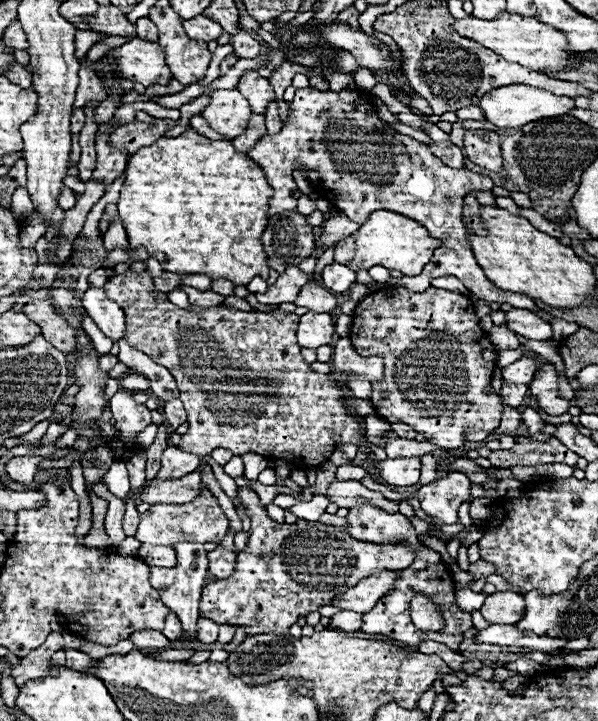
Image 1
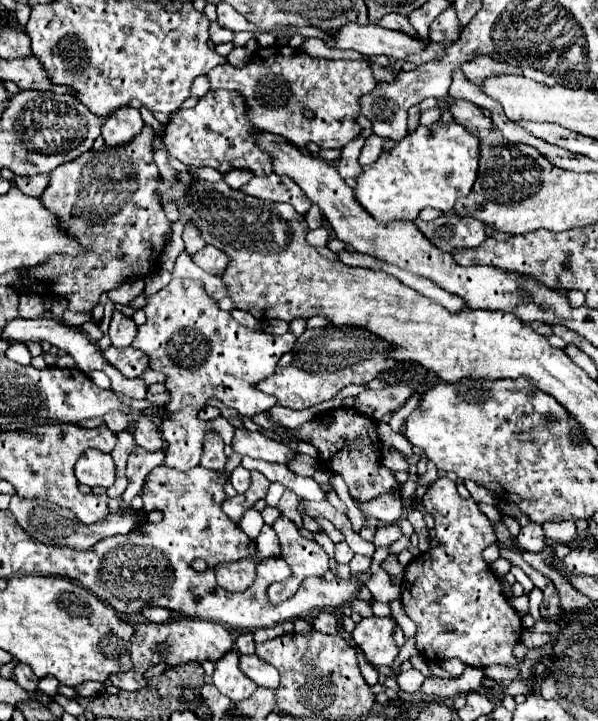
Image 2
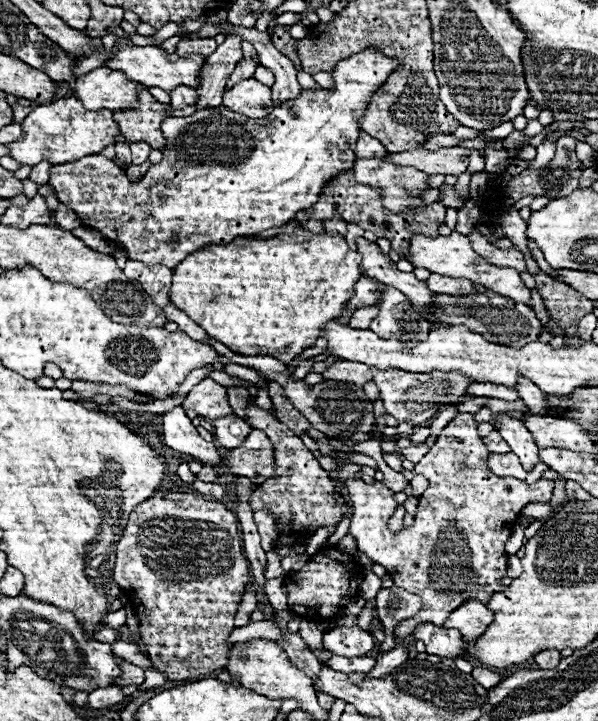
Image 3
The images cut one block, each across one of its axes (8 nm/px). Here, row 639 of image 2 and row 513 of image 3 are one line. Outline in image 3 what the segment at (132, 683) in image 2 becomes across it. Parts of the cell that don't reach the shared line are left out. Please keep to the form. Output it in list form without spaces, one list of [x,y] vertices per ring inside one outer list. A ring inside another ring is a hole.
[[[158,492],[158,496],[152,496],[148,500],[144,500],[144,504],[138,504],[134,508],[134,512],[130,514],[130,520],[124,528],[124,534],[116,546],[116,566],[114,566],[114,580],[118,582],[118,586],[122,588],[124,596],[128,598],[128,604],[132,606],[134,614],[138,616],[140,620],[140,636],[142,636],[142,642],[146,646],[152,646],[152,648],[146,648],[150,660],[154,664],[160,664],[160,672],[168,674],[168,680],[186,680],[186,678],[200,678],[200,676],[206,676],[214,670],[220,670],[224,668],[224,664],[228,664],[228,648],[230,644],[226,642],[228,634],[234,630],[234,614],[238,610],[238,604],[248,588],[248,582],[252,580],[250,576],[250,570],[248,570],[248,562],[244,558],[244,552],[242,552],[242,544],[240,544],[240,536],[238,536],[238,522],[236,522],[236,516],[224,508],[224,504],[220,502],[210,502],[210,500],[204,500],[202,496],[194,496],[194,494],[172,494],[172,492]]]

